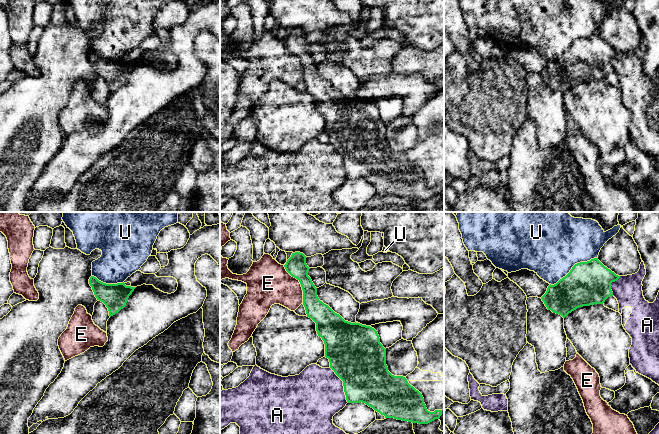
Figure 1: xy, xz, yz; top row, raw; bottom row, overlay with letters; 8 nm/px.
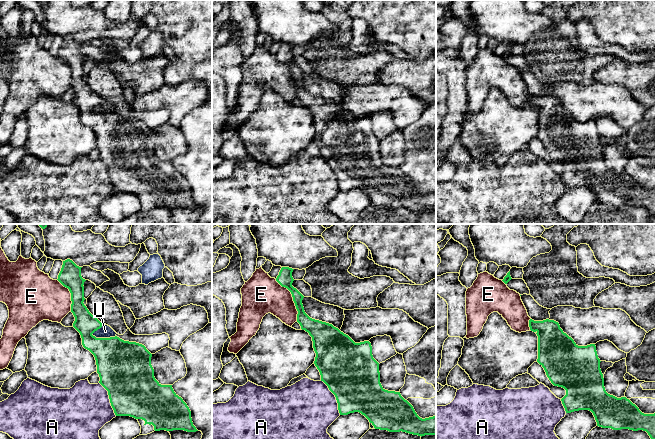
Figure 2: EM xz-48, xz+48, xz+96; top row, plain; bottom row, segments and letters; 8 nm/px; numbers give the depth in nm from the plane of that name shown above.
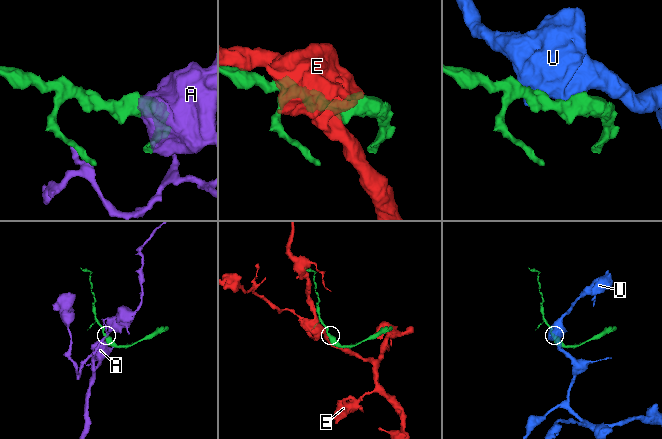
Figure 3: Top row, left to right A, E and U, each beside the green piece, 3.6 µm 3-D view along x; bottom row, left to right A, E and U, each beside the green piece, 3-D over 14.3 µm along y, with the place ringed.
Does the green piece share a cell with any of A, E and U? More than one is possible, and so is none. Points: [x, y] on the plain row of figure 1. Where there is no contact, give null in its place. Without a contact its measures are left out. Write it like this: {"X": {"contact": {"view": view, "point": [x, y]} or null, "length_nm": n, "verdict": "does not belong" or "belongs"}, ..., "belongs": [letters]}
{"A": {"contact": {"view": "xz", "point": [343, 161]}, "length_nm": 320, "verdict": "does not belong"}, "E": {"contact": {"view": "xz", "point": [300, 59]}, "length_nm": 360, "verdict": "does not belong"}, "U": {"contact": {"view": "yz", "point": [573, 42]}, "length_nm": 440, "verdict": "does not belong"}, "belongs": []}

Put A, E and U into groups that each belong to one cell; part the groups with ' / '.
A / E / U

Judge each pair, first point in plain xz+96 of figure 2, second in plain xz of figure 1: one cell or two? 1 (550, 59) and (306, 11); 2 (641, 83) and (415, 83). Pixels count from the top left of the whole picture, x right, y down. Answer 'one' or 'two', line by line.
1: two
2: two

